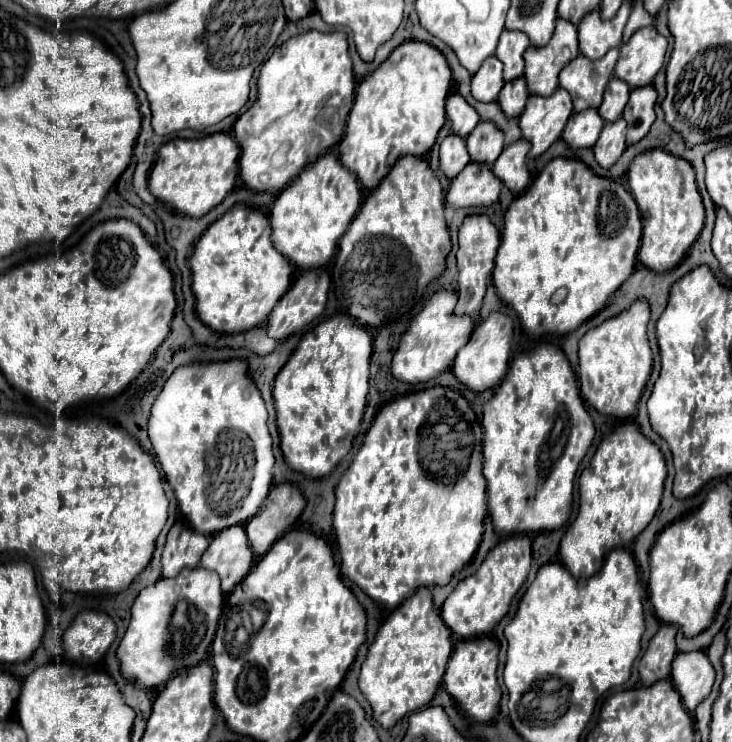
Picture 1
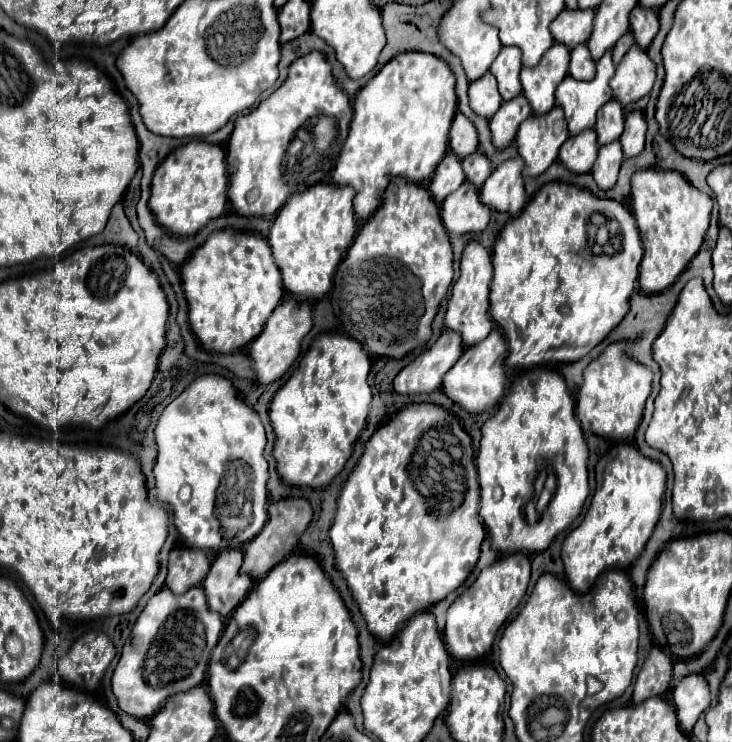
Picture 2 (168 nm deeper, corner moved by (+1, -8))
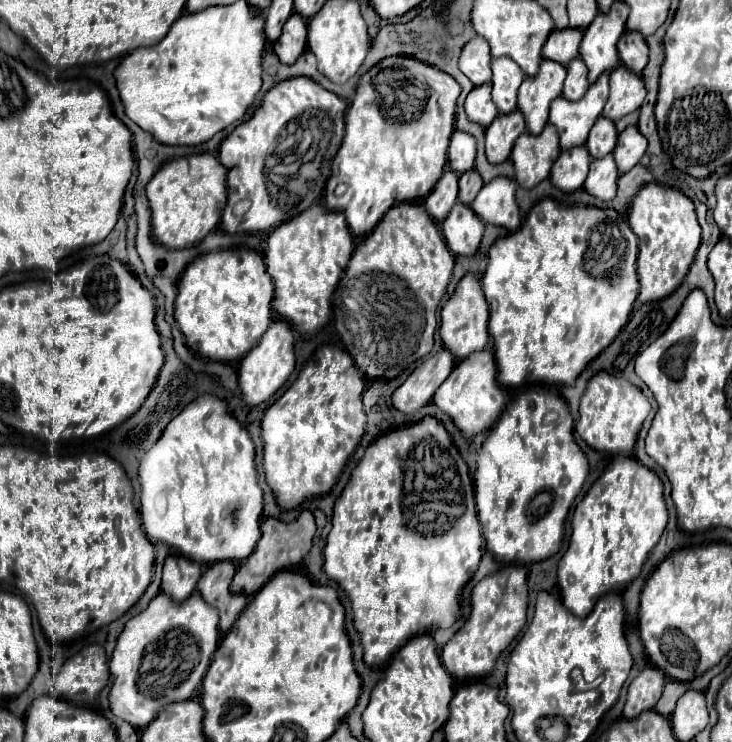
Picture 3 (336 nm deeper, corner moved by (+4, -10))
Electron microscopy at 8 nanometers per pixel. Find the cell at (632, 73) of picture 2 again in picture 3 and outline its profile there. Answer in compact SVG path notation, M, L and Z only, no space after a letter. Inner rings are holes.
M617 67L617 71L609 75L609 87L611 87L611 93L603 109L603 117L611 121L619 121L621 117L639 109L647 95L641 75L629 75L625 67Z

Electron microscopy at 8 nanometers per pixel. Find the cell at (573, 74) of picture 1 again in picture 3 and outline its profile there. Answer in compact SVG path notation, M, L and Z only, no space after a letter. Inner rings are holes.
M609 73L601 75L595 85L589 85L587 93L579 101L567 101L559 97L551 103L549 123L555 125L559 133L561 149L571 149L585 145L589 129L601 115L609 95Z

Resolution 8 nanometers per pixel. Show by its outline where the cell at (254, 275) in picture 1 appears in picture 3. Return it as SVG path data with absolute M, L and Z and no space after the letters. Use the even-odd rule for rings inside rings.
M223 249L211 251L191 261L179 281L179 293L175 301L175 319L185 335L185 343L191 351L213 361L237 361L243 359L267 331L273 319L273 281L265 271L261 255L251 249Z

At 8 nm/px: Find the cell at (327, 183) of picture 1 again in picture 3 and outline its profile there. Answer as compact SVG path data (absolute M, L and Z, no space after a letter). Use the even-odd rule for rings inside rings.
M319 203L297 215L297 219L283 223L277 231L271 231L265 261L275 283L273 307L303 339L315 337L329 323L331 295L343 277L351 255L353 239L347 229L345 215L339 211L327 211Z

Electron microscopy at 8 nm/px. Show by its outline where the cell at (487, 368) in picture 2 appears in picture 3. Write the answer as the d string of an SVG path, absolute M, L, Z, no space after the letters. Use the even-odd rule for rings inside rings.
M489 349L477 351L455 365L453 373L445 379L445 383L437 389L437 393L433 397L433 403L447 417L453 419L455 427L467 439L491 429L503 411L505 395L503 395L503 389L499 387L495 375L497 375L497 367L495 367L493 353Z

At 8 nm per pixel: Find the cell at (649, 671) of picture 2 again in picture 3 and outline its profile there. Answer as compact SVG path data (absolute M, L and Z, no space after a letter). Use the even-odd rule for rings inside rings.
M645 667L629 685L627 689L627 703L623 707L625 719L635 719L643 711L653 709L659 701L665 685L665 675L655 667Z

